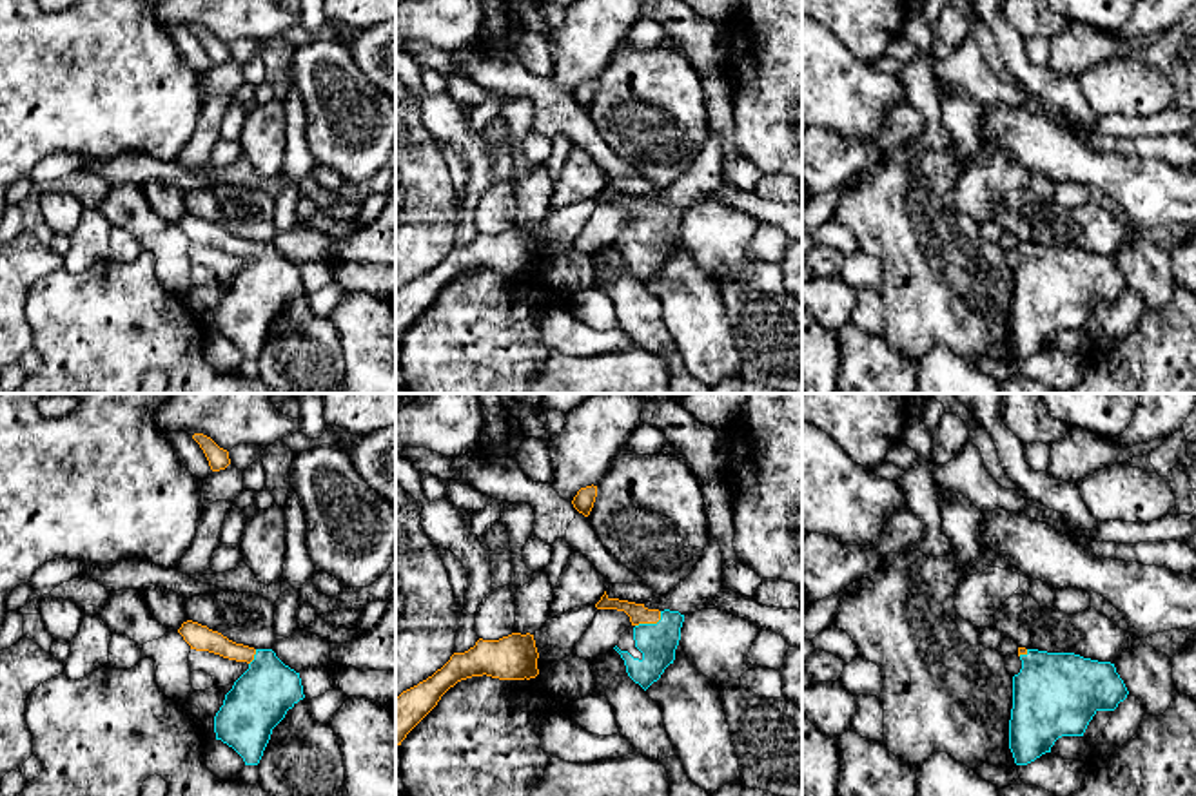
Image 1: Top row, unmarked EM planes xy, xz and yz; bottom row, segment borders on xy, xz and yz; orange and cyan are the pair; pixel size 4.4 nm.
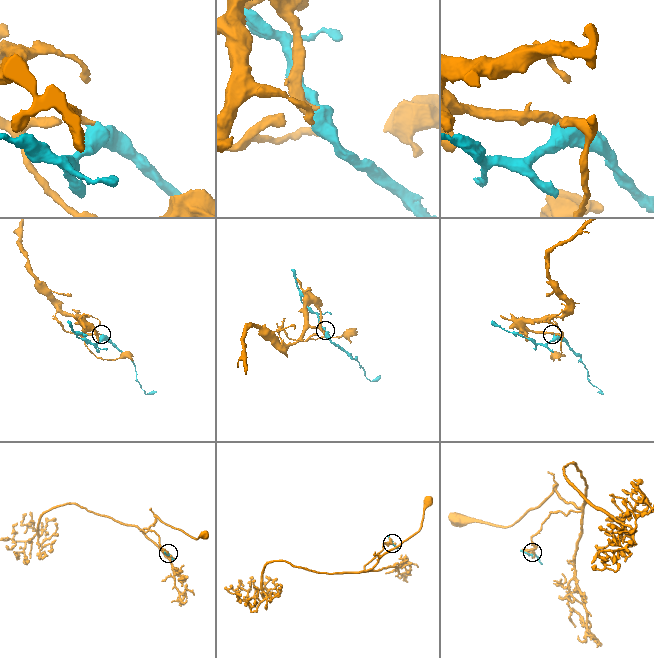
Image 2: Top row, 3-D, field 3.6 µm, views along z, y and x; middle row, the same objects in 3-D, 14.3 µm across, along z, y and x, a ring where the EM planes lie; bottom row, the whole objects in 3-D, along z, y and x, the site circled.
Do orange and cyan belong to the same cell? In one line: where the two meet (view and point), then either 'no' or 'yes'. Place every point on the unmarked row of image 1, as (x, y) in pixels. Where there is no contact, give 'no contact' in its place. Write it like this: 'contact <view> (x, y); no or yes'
contact xz (650, 216); yes

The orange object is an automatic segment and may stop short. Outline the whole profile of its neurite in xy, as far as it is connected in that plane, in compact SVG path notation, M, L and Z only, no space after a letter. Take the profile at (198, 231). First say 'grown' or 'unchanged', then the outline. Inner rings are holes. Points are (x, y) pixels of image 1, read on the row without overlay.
grown | M192 214L183 216L178 227L191 243L249 257L225 288L214 310L214 326L216 334L232 341L245 359L258 359L272 323L305 292L299 267L285 259L272 243L236 238Z

